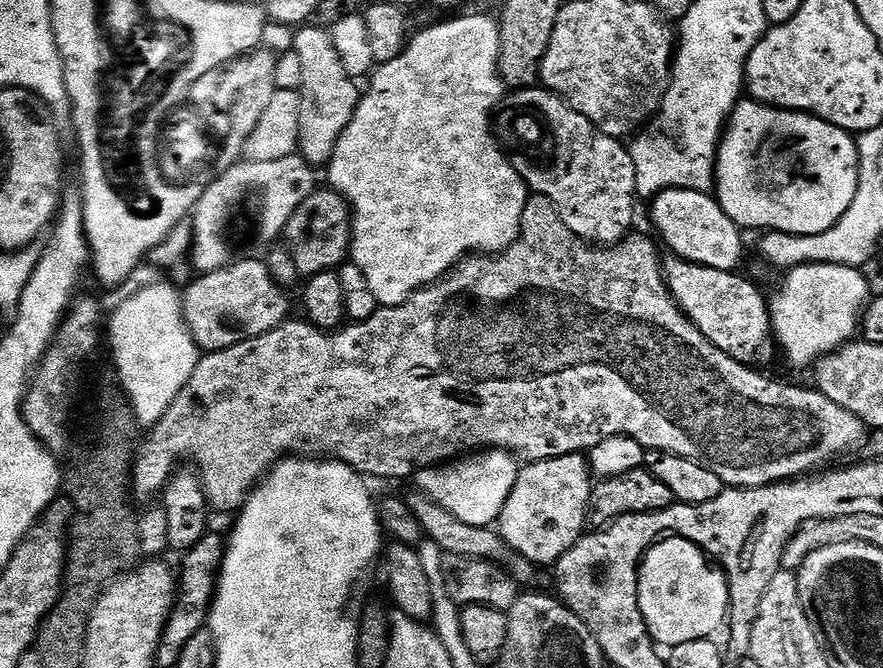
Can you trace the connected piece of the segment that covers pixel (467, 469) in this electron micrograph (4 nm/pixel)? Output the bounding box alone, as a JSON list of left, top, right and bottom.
[414,450,518,528]

